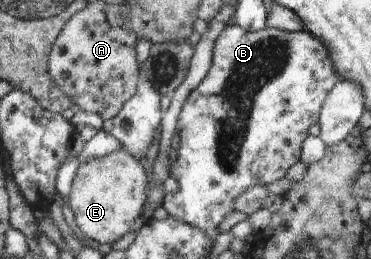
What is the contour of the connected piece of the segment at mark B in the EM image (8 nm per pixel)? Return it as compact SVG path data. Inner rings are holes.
M236 24L224 27L224 30L222 30L215 40L211 67L208 74L188 95L178 117L177 130L180 142L176 149L177 155L171 166L170 176L178 182L179 189L176 193L166 193L163 196L161 205L166 209L166 212L175 219L183 220L188 225L199 228L212 241L215 240L216 236L218 236L220 222L232 210L232 202L234 202L234 199L239 194L242 194L253 186L262 185L266 187L267 184L280 180L284 177L286 170L290 166L301 160L301 146L304 139L309 135L308 128L318 122L319 112L324 99L337 82L338 77L336 76L331 56L328 54L328 49L306 30L291 33L280 29L264 27L262 30L257 30L256 32L246 32Z

